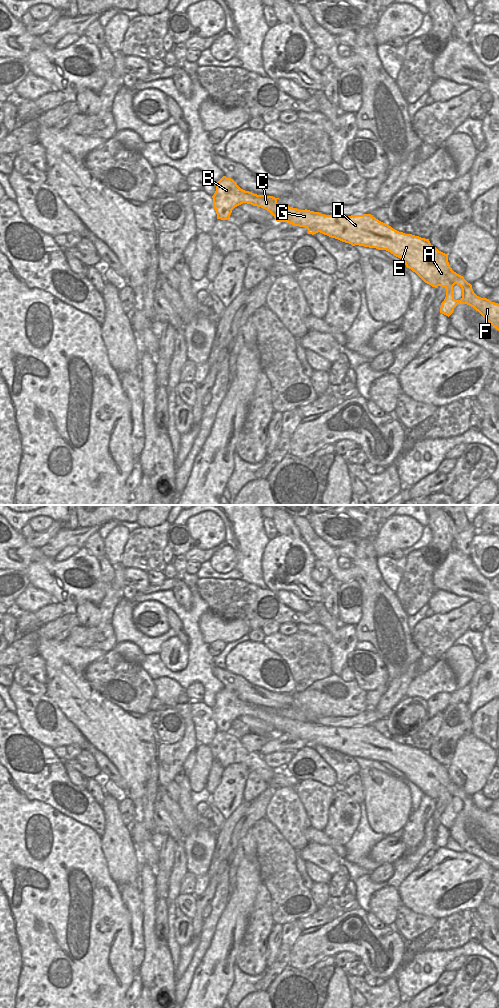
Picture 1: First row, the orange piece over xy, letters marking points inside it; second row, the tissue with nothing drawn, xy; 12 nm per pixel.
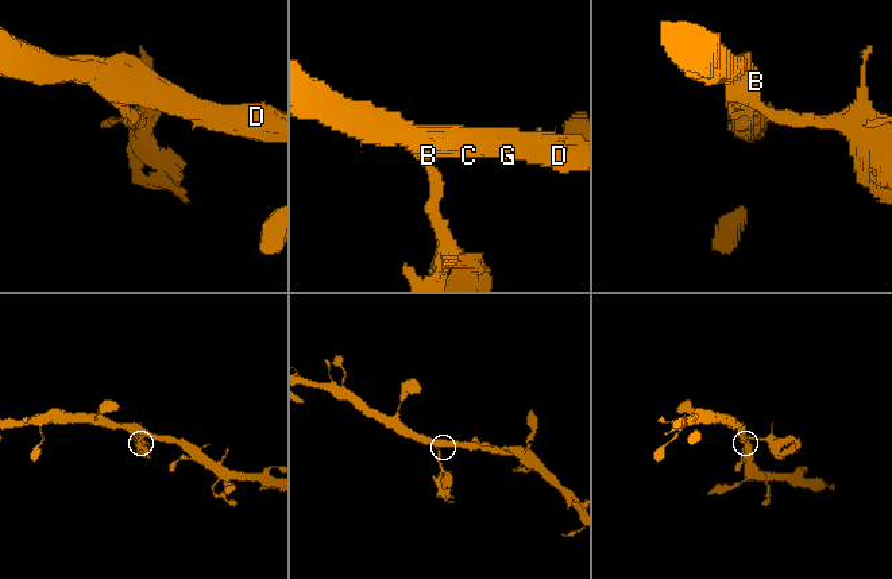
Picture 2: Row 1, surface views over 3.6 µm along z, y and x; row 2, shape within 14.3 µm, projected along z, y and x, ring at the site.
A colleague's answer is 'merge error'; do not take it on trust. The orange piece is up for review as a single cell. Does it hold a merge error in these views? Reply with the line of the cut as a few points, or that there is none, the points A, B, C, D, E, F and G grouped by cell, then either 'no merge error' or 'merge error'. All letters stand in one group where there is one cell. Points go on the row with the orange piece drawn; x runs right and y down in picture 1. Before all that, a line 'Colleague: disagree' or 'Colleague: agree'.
Colleague: disagree
no cut | A B C D E F G | no merge error

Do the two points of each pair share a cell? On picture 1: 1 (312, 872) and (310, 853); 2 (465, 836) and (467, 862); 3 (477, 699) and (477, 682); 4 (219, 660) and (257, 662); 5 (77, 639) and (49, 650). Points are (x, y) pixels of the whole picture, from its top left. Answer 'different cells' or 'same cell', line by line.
1: different cells
2: different cells
3: same cell
4: different cells
5: different cells

